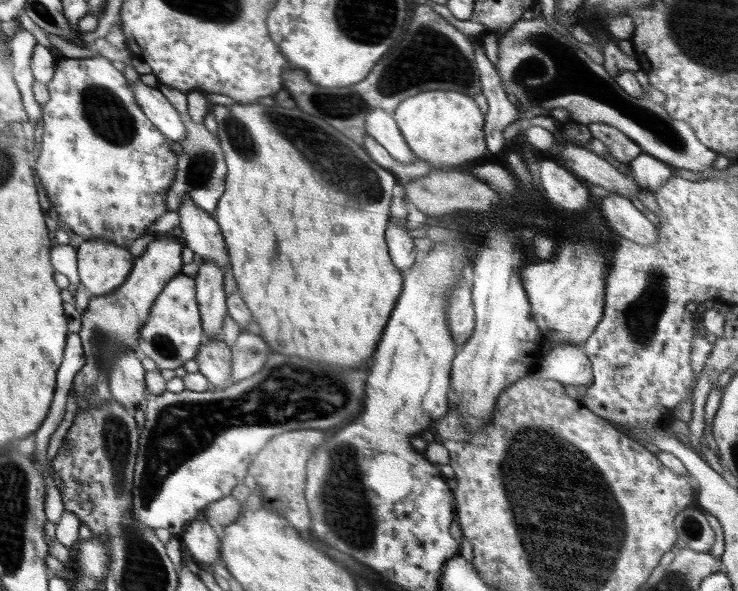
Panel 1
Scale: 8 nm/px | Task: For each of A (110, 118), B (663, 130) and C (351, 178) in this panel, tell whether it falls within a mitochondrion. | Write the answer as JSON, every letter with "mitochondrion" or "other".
{"A":"mitochondrion","B":"mitochondrion","C":"mitochondrion"}

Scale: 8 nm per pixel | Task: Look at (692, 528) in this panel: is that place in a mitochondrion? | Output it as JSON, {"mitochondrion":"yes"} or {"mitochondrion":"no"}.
{"mitochondrion":"yes"}

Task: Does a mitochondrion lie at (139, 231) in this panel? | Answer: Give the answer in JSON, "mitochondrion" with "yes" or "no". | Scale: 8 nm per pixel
{"mitochondrion":"no"}

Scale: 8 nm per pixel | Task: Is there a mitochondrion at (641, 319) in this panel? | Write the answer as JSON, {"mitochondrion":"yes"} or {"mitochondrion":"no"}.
{"mitochondrion":"yes"}

